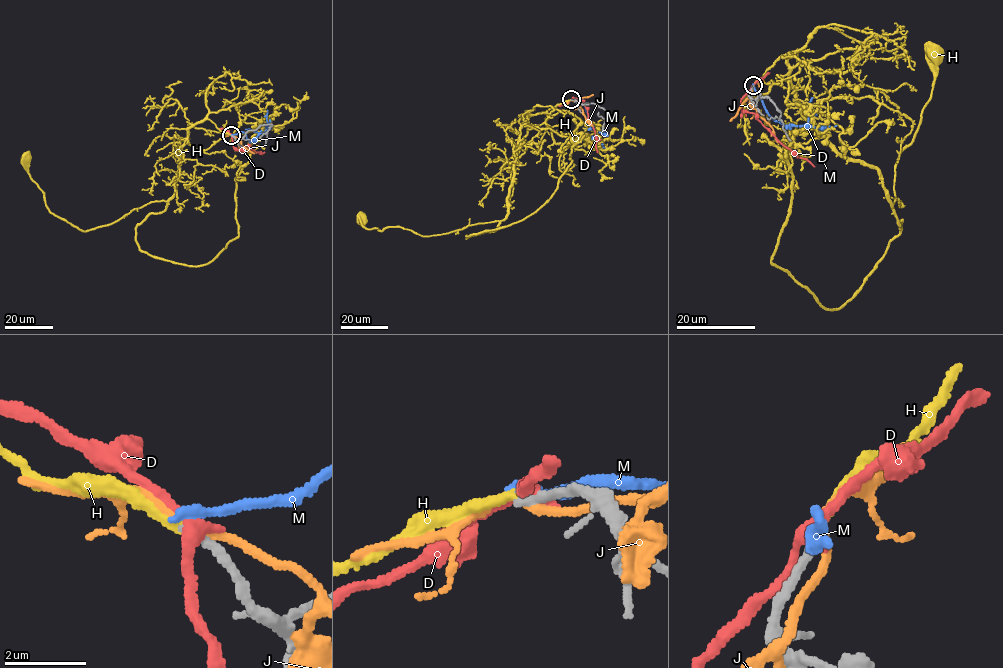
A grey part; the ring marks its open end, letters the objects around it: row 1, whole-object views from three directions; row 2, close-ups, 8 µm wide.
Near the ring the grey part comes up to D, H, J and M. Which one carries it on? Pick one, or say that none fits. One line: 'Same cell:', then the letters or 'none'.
Same cell: H

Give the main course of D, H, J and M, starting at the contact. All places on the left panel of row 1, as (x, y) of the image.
D: (232, 135), (233, 147), (241, 149), (248, 146), (262, 154)
H: (231, 135), (207, 119), (197, 122), (182, 147), (175, 194), (84, 231), (51, 213), (26, 155)
J: (232, 135), (238, 137), (239, 145), (256, 153)
M: (231, 135), (242, 132), (247, 139), (253, 141), (268, 127), (267, 110)

